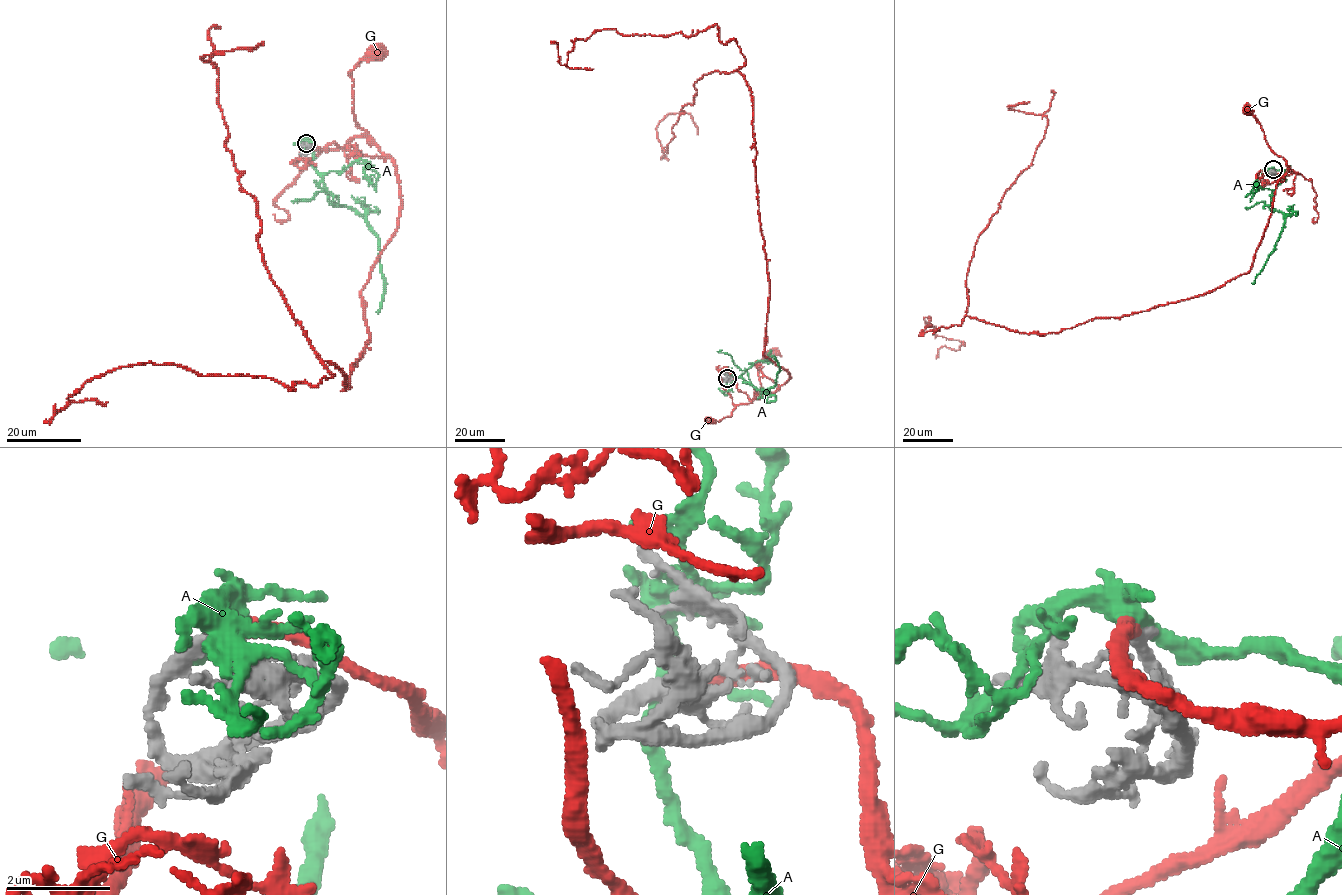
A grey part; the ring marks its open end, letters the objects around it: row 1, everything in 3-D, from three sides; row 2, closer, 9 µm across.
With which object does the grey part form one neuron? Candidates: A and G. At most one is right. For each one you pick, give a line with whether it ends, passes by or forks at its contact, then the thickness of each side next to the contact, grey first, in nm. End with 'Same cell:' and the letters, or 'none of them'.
G: it ends | 320/280 nm
Same cell: G

